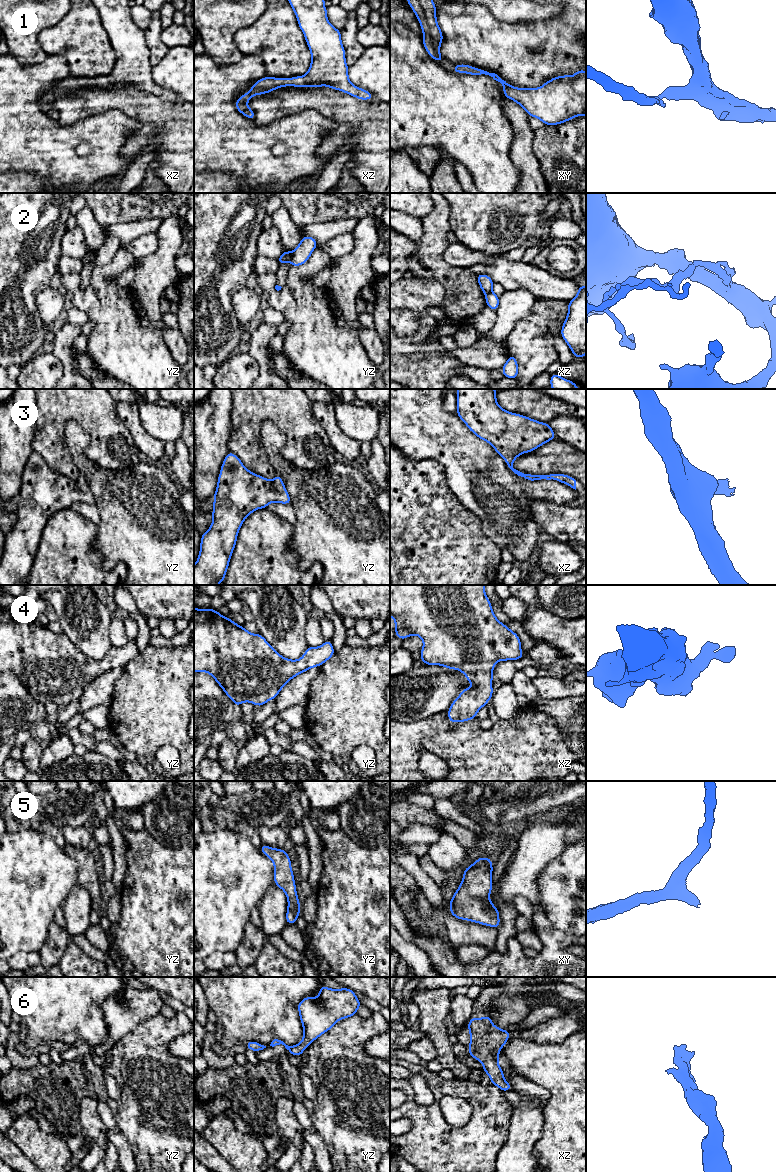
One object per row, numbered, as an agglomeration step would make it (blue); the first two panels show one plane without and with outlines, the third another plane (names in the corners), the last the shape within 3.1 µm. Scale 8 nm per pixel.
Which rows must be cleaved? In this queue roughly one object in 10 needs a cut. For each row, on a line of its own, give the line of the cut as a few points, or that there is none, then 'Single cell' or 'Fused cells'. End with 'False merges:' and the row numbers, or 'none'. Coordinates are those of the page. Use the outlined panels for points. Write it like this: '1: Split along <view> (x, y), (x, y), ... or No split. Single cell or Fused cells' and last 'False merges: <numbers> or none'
1: No split. Single cell
2: Split along yz (291, 254), (292, 260). Fused cells
3: No split. Single cell
4: No split. Single cell
5: No split. Single cell
6: No split. Single cell
False merges: 2

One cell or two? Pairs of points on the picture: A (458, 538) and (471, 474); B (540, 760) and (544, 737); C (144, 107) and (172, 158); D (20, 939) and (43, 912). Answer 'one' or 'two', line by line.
A: two
B: one
C: one
D: one

